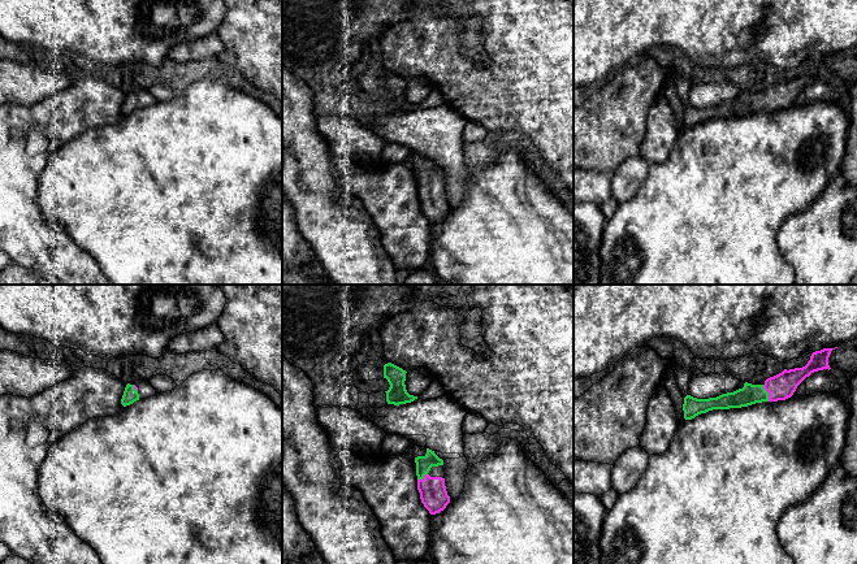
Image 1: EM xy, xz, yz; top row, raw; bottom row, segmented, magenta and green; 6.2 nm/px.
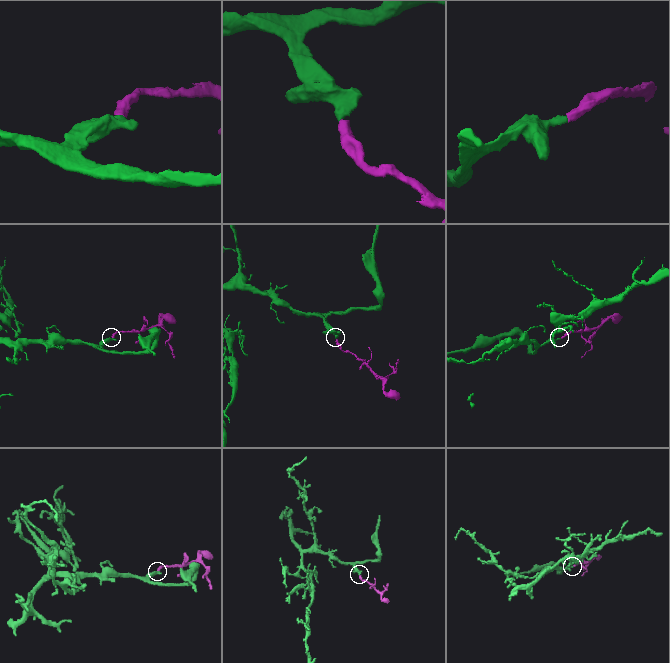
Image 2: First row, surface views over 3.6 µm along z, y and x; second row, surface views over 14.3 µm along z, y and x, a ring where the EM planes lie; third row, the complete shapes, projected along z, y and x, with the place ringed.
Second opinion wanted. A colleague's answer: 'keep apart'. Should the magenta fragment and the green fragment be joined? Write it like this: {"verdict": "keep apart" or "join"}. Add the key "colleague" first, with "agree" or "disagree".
{"colleague": "disagree", "verdict": "join"}

